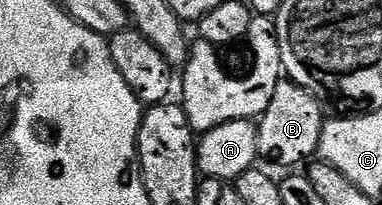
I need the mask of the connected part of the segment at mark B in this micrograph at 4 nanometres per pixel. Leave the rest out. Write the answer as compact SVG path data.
M286 78L279 80L277 84L276 90L274 90L273 99L270 103L270 106L266 108L266 110L263 112L263 115L260 117L259 123L258 123L258 152L260 159L263 159L264 161L267 159L275 164L279 164L281 166L293 166L295 164L299 164L303 161L305 161L307 158L312 159L317 153L318 148L320 144L320 136L323 133L323 125L325 123L325 115L323 116L324 107L322 106L322 103L316 99L315 96L309 94L307 90L305 90L303 87L297 86L295 83L293 83L291 80L288 80Z

